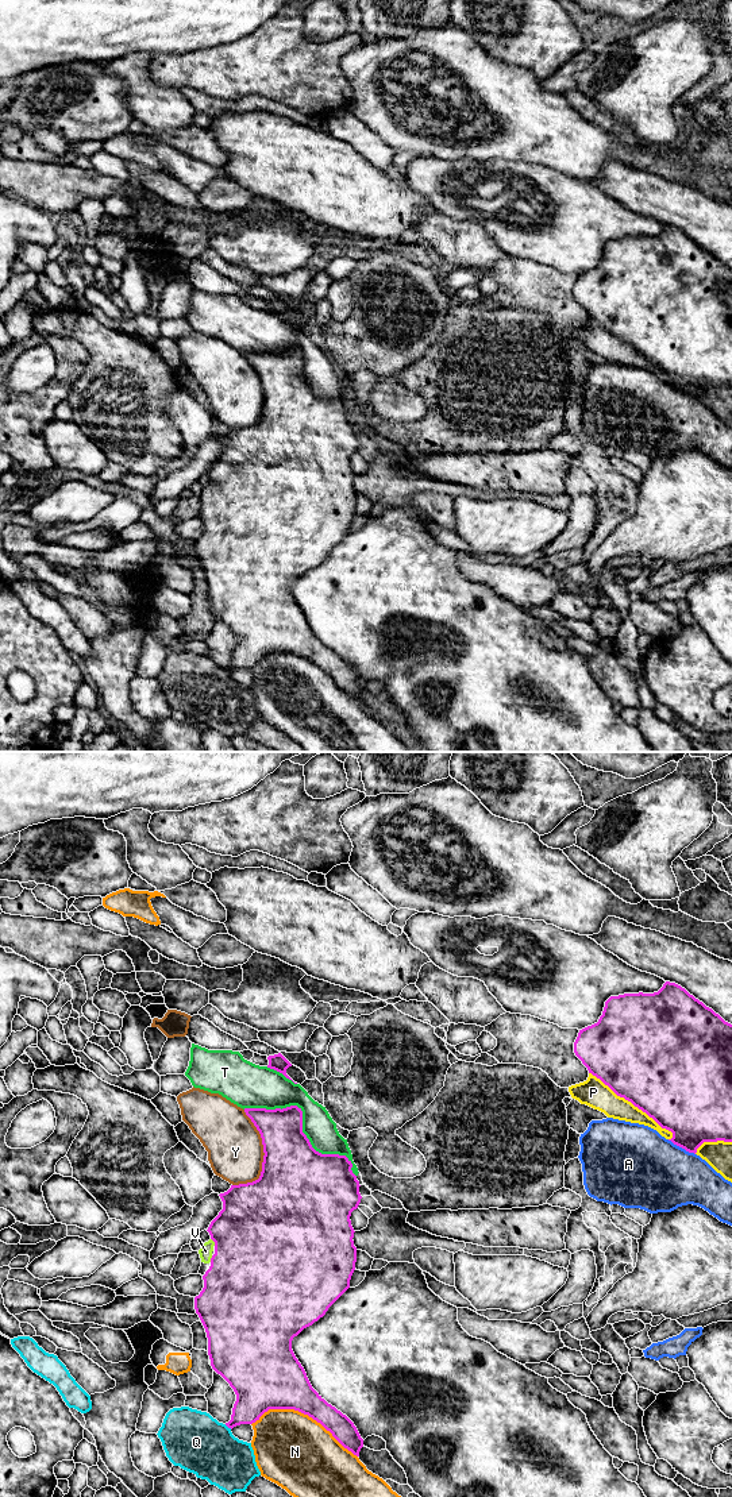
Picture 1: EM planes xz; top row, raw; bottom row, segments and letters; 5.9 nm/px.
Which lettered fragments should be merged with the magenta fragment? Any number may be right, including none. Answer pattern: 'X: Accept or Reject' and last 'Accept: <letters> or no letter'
A: Reject
N: Reject
P: Reject
Q: Reject
T: Reject
V: Accept
Y: Reject
Accept: V

